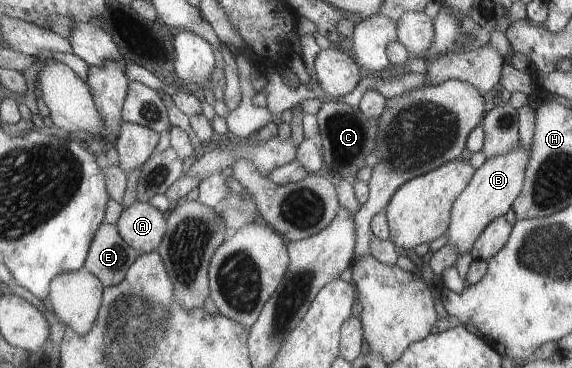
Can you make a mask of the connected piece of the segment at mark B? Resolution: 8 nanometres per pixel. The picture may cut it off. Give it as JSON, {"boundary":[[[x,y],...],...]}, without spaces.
{"boundary":[[[518,143],[508,154],[486,159],[484,164],[475,170],[463,193],[453,202],[450,223],[443,235],[446,237],[446,243],[457,249],[458,256],[472,249],[472,245],[492,219],[503,216],[507,209],[512,207],[517,194],[522,190],[530,153],[530,150],[524,151]]]}

